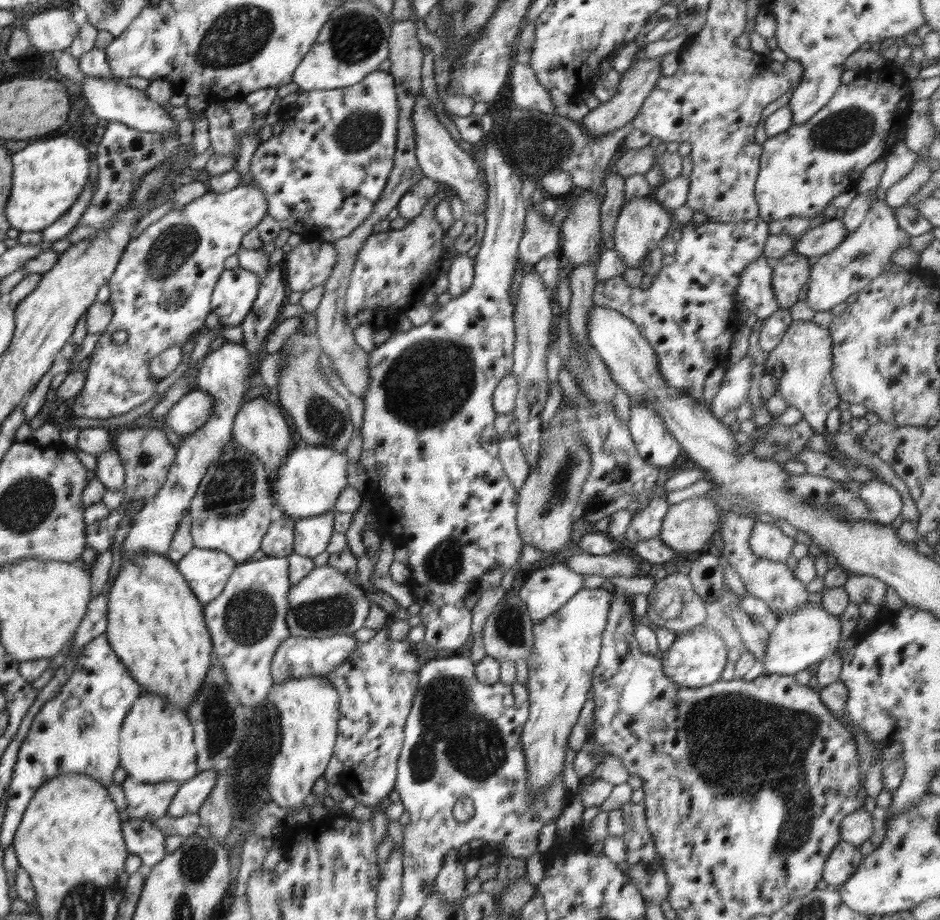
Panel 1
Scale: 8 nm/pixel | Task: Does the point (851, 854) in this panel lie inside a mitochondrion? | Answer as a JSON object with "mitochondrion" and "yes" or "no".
{"mitochondrion":"no"}

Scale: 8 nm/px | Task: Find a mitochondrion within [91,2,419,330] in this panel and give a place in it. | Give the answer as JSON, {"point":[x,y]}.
{"point":[354,36]}

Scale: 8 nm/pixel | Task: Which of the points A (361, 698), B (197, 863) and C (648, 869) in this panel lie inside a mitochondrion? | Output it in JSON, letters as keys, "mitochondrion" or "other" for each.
{"A":"other","B":"mitochondrion","C":"mitochondrion"}

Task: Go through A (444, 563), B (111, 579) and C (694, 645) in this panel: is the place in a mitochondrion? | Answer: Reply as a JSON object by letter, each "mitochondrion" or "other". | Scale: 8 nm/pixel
{"A":"mitochondrion","B":"other","C":"other"}

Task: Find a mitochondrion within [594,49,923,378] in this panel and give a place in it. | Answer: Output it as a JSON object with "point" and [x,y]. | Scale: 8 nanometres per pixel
{"point":[847,130]}

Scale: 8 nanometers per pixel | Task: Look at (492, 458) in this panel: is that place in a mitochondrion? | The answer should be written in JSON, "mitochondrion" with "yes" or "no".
{"mitochondrion":"no"}

